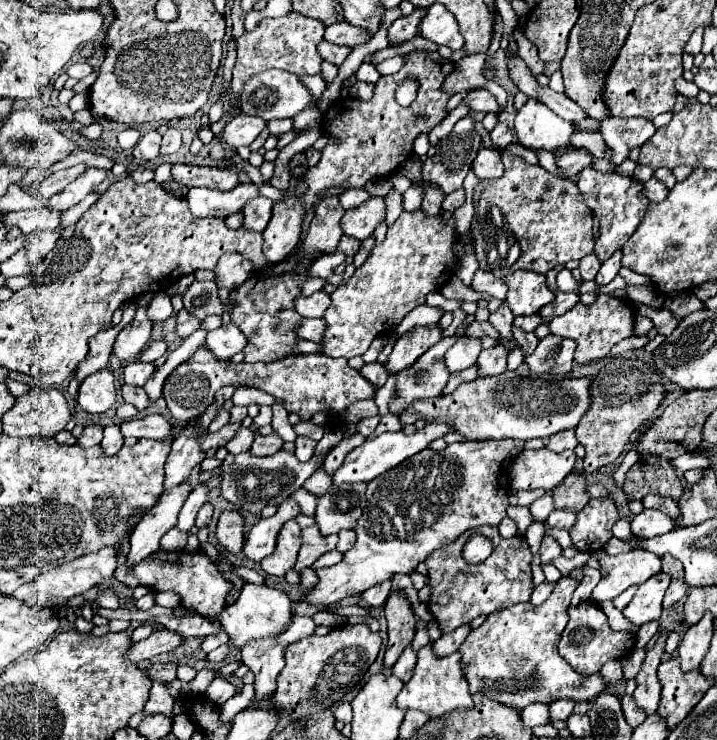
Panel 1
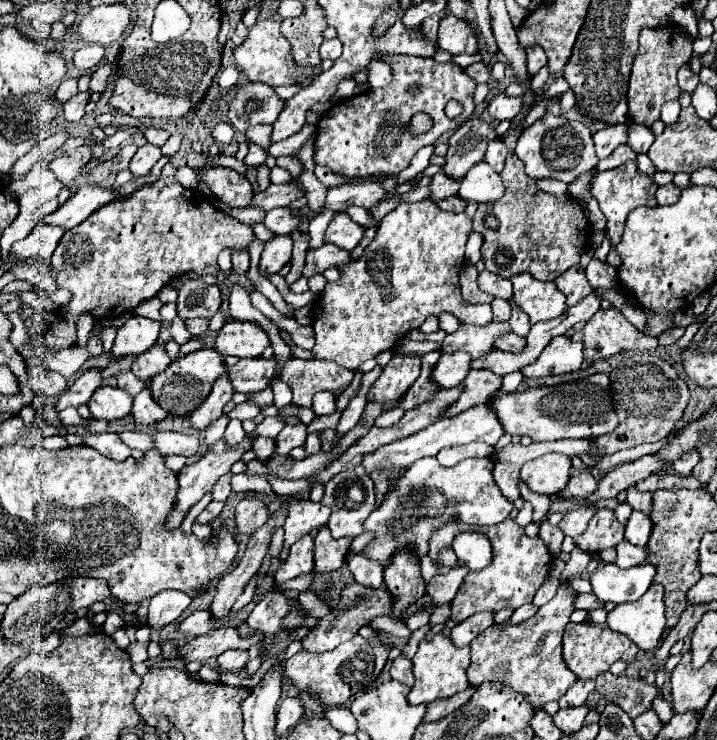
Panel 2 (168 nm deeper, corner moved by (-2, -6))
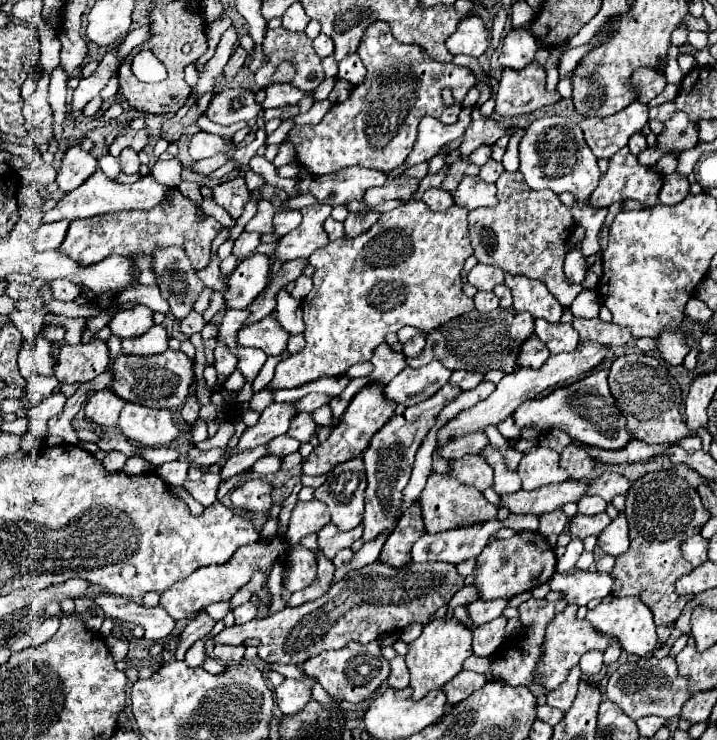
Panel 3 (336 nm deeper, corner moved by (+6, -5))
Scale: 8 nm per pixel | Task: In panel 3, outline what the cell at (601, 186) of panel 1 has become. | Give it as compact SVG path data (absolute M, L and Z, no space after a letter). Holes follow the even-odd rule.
M624 147L622 151L618 151L612 159L610 159L610 167L608 171L600 177L600 185L596 187L596 191L590 195L590 201L594 207L610 207L612 203L620 201L620 199L634 199L640 201L642 205L654 207L658 203L658 193L664 185L664 175L658 173L654 167L644 167L638 163L638 157L630 153L628 147Z

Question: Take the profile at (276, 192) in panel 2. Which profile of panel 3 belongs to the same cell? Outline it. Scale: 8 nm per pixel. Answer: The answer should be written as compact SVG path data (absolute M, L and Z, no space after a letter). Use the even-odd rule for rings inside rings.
M346 167L332 175L306 177L298 183L300 193L312 193L320 203L344 205L354 199L362 199L370 187L382 187L386 183L386 173L368 167Z

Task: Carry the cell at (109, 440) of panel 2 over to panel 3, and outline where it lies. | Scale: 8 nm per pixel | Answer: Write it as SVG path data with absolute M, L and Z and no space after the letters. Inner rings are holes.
M110 451L110 453L106 455L106 459L104 459L104 469L110 471L110 473L116 473L116 471L120 471L120 469L124 467L126 459L128 459L128 457L126 457L124 453L120 453L120 451Z

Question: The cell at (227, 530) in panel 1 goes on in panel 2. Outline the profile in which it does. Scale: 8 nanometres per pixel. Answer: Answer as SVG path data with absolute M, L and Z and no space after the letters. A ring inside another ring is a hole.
M244 498L236 506L234 520L236 520L236 530L250 536L254 530L258 530L268 520L268 510L260 500Z

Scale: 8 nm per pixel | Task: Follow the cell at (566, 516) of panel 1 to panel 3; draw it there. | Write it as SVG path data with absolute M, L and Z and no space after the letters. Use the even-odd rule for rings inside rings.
M584 497L578 503L578 513L582 513L582 515L596 515L596 513L606 511L606 505L608 503L602 497Z

